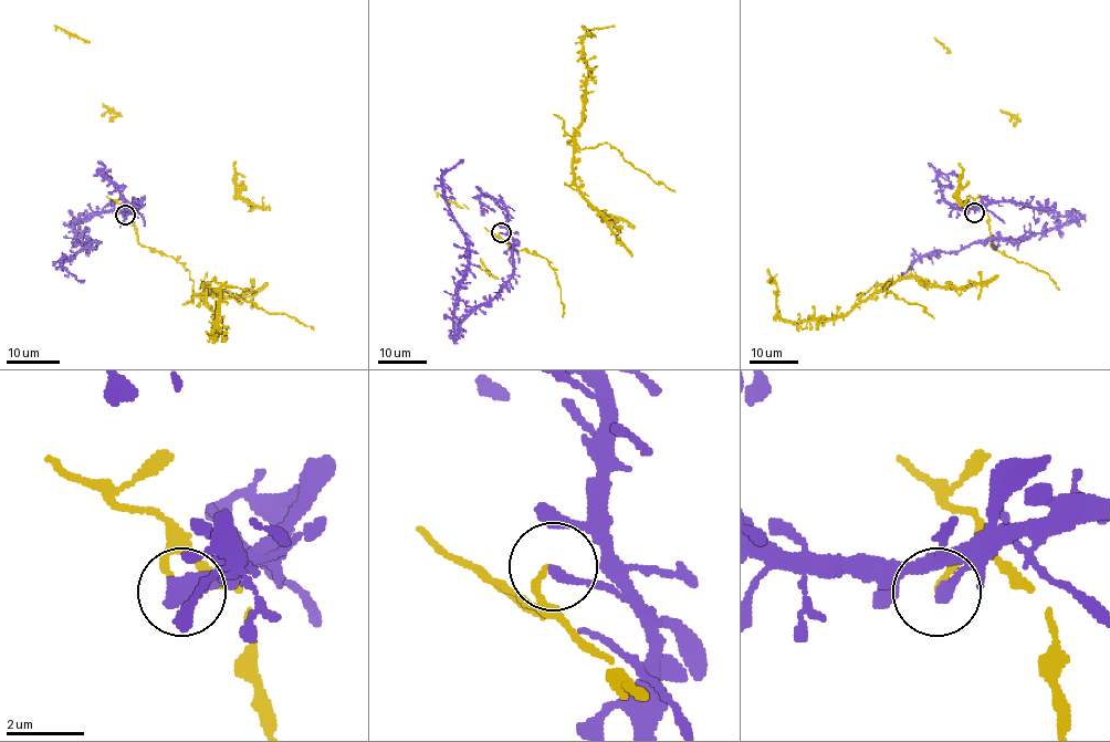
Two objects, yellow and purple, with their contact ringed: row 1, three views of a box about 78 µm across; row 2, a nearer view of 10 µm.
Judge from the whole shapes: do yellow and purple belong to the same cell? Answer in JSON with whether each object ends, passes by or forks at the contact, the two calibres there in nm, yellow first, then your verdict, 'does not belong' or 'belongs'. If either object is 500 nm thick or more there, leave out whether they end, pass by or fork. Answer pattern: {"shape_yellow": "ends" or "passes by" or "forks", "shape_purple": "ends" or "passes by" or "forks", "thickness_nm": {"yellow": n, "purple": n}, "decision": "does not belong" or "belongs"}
{"shape_yellow": "ends", "shape_purple": "ends", "thickness_nm": {"yellow": 140, "purple": 280}, "decision": "does not belong"}

